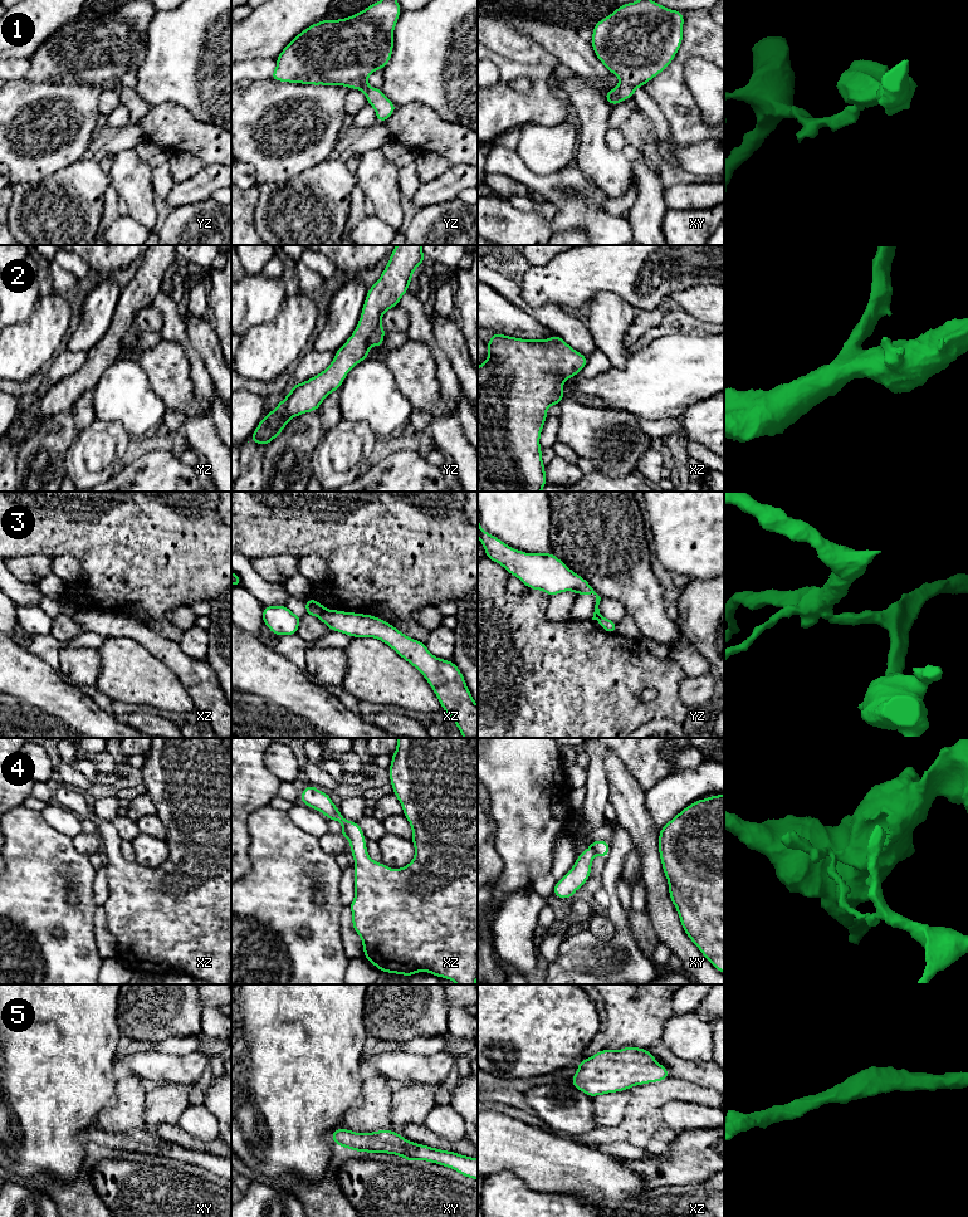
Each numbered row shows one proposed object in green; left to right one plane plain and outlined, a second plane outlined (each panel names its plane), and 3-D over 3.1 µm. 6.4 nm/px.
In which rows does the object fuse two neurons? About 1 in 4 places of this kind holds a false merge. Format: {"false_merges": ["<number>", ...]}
{"false_merges": ["3", "4"]}

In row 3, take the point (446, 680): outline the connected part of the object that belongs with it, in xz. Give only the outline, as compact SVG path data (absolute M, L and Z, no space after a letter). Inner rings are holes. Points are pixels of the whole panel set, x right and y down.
M327 610L319 616L331 631L351 637L378 639L416 668L426 679L441 709L455 722L464 738L478 738L478 705L475 704L463 673L453 663L434 656L425 641L416 641L391 624L373 615Z

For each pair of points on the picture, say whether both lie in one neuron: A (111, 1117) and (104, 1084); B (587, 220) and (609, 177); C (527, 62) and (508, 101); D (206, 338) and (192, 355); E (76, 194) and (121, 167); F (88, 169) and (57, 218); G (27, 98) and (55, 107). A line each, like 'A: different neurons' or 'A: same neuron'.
A: different neurons
B: different neurons
C: same neuron
D: different neurons
E: different neurons
F: same neuron
G: same neuron

